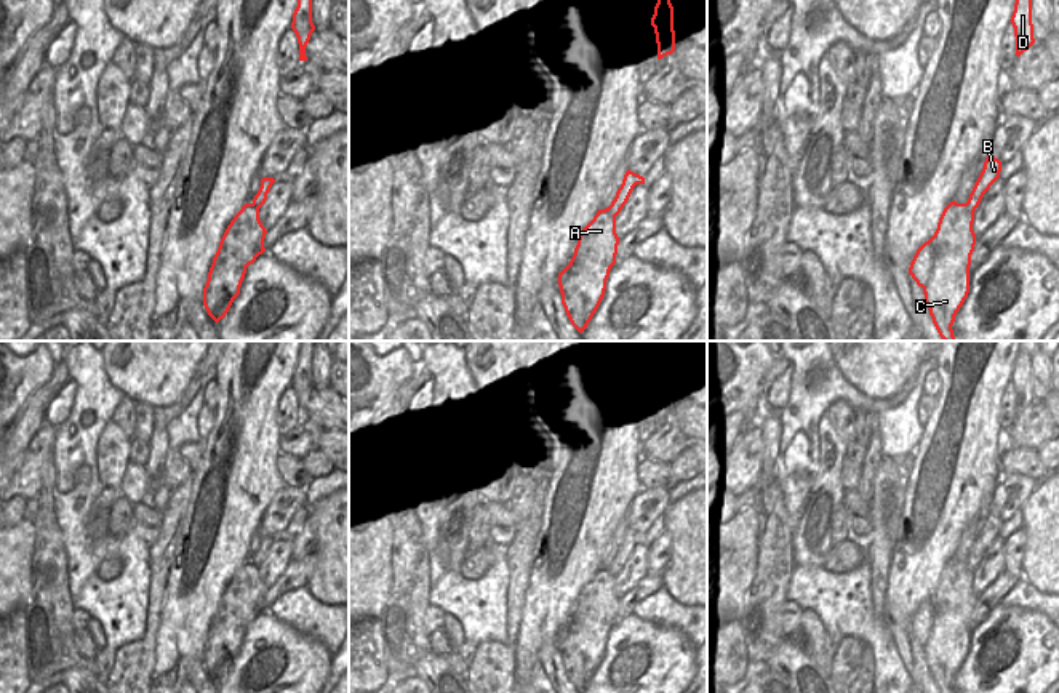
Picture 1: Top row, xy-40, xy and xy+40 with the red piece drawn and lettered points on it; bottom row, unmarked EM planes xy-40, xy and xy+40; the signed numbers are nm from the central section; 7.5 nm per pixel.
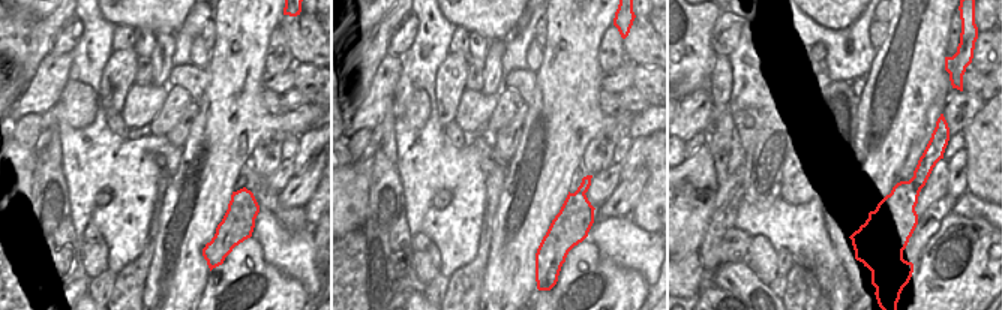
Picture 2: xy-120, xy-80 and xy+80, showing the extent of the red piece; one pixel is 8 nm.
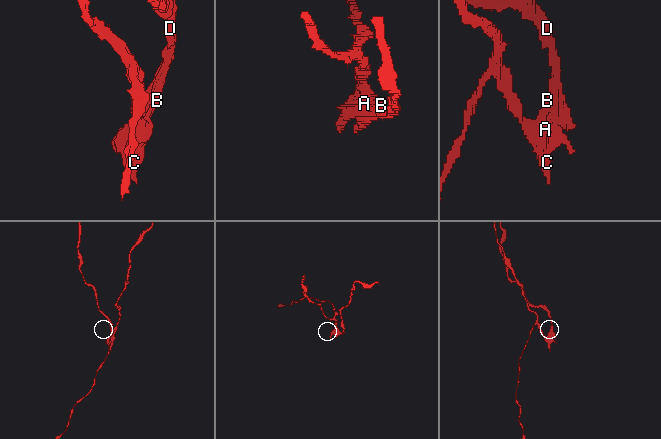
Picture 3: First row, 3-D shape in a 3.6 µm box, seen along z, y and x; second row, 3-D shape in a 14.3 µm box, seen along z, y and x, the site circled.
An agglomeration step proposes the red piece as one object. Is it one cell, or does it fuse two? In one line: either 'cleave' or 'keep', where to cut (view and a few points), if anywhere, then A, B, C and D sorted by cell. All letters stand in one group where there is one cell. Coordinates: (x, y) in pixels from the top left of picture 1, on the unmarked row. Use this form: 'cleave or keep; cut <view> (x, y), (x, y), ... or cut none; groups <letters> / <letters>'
cleave; cut xy (605, 567), (615, 575); groups A C / B D

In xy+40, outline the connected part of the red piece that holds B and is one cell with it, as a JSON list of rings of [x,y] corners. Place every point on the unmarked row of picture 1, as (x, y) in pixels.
[[[992,512],[987,514],[984,520],[984,527],[969,552],[966,560],[971,570],[976,570],[984,552],[990,547],[990,544],[1000,536],[1001,520],[995,517]]]

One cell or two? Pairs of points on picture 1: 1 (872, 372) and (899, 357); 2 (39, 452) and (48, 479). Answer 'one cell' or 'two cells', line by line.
1: one cell
2: two cells

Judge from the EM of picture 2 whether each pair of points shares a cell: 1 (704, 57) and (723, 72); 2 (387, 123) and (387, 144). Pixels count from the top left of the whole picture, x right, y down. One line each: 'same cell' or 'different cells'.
1: different cells
2: same cell

